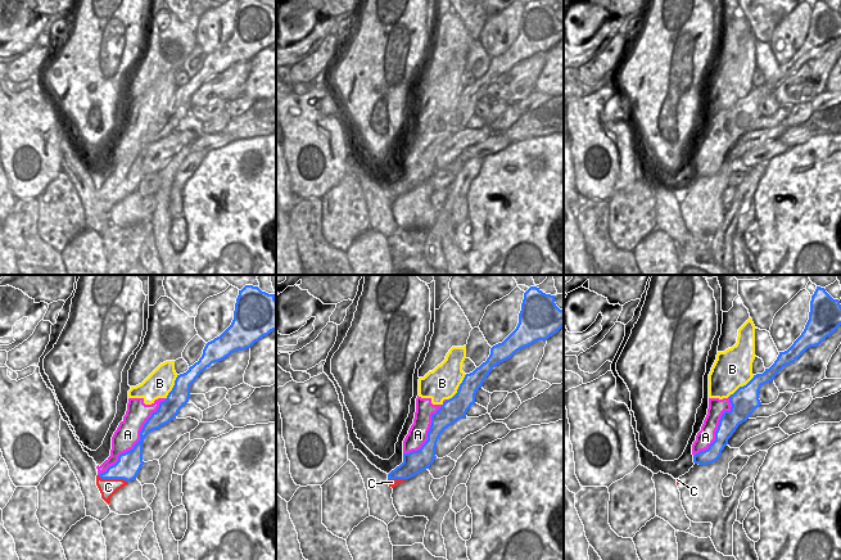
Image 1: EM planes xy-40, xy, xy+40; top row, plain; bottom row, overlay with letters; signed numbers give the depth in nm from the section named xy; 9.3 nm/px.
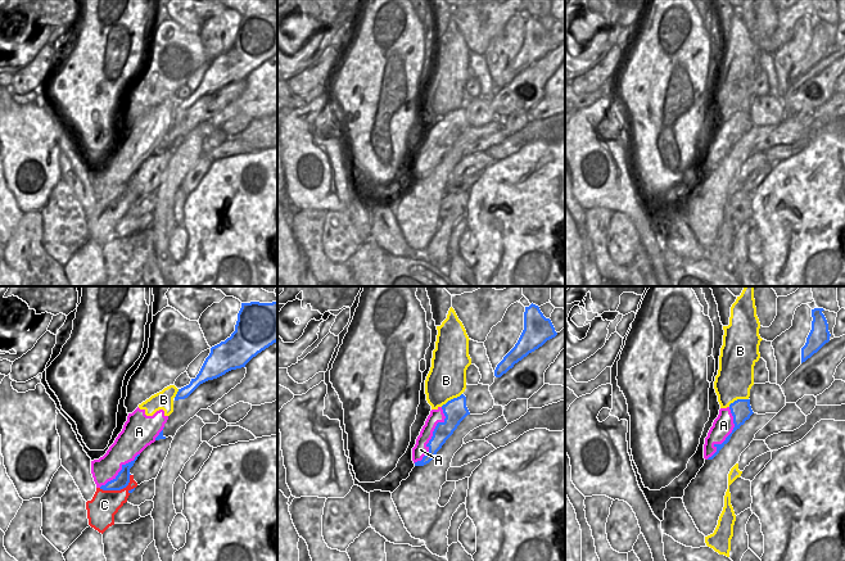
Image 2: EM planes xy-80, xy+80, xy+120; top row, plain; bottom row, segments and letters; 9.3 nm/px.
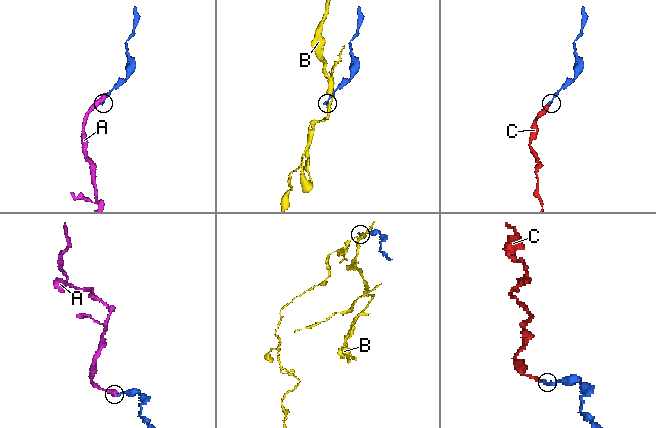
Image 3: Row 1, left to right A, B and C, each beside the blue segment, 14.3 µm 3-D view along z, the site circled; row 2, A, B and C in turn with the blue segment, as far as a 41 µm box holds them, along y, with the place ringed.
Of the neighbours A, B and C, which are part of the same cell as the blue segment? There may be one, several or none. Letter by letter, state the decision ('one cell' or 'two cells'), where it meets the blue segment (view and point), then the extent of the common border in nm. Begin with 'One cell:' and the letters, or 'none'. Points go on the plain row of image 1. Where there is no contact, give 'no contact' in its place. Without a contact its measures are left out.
One cell: C
A: two cells | xy-40 (139, 153) | 950 nm
B: two cells | xy (459, 100) | 320 nm
C: one cell | xy-40 (113, 190) | 300 nm

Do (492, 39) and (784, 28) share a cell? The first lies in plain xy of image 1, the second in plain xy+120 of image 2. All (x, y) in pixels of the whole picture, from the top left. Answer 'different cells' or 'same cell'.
different cells

